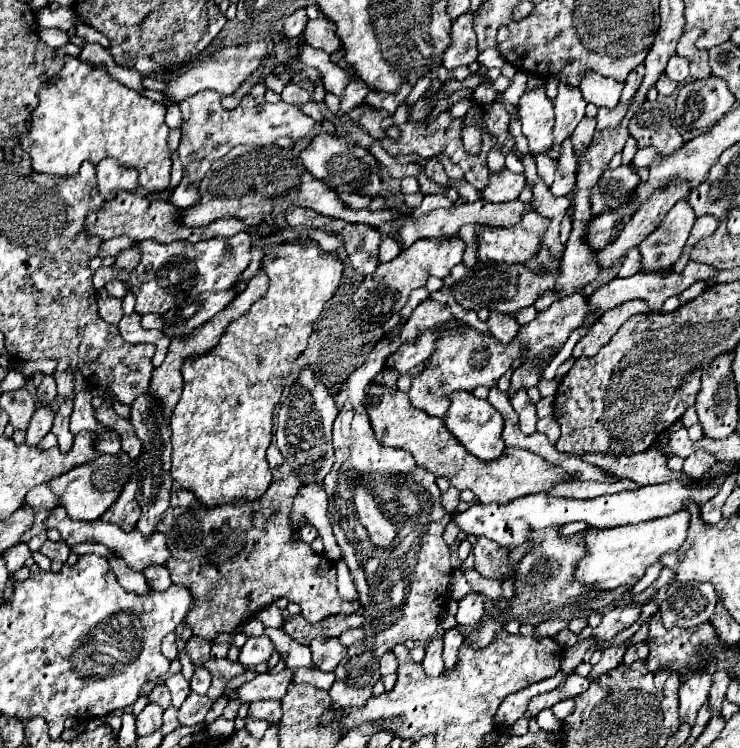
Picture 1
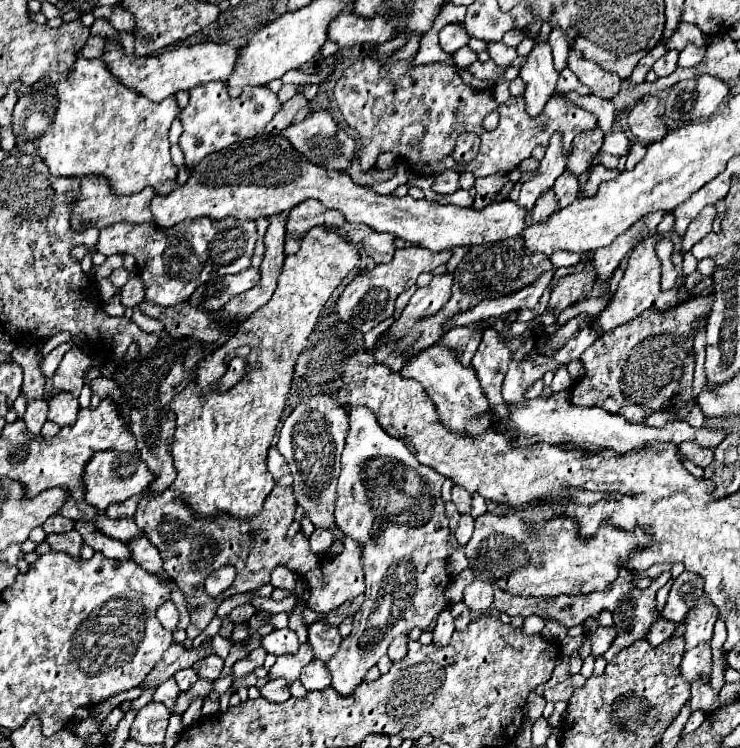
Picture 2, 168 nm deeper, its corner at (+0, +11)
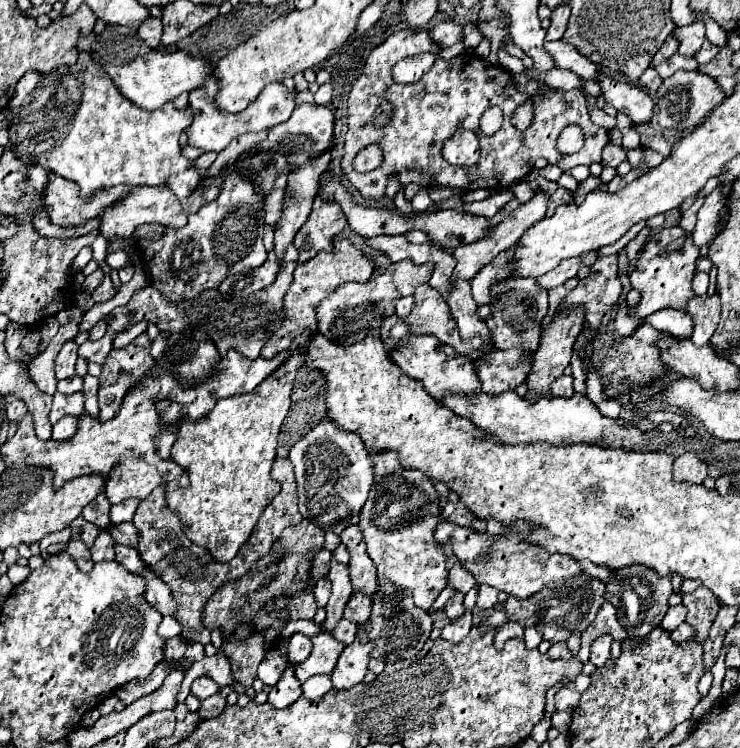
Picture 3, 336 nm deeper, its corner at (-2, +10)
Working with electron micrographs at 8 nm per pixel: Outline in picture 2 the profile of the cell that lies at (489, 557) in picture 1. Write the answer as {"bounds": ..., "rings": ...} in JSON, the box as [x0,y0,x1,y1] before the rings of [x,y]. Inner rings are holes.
{"bounds":[466,513,652,597],"rings":[[[484,513],[476,517],[474,535],[466,545],[466,557],[474,577],[480,581],[498,583],[504,591],[514,595],[556,597],[562,593],[592,593],[608,587],[618,577],[624,561],[628,561],[634,551],[650,545],[652,535],[640,525],[636,525],[634,531],[626,531],[604,521],[592,537],[582,537],[578,521],[570,517],[522,523],[518,517],[492,517]]]}

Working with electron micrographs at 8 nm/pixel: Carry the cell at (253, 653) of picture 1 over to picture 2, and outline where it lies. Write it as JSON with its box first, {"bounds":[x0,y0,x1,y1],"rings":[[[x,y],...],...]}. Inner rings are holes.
{"bounds":[262,629,298,655],"rings":[[[274,629],[268,635],[262,637],[262,649],[266,649],[268,653],[274,655],[284,655],[284,653],[292,653],[298,649],[298,637],[292,629]]]}

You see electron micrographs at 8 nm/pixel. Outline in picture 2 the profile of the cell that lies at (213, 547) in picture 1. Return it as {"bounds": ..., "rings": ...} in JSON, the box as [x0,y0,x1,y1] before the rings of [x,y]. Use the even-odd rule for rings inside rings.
{"bounds":[136,447,364,639],"rings":[[[270,447],[270,471],[274,475],[274,489],[264,501],[262,513],[252,519],[236,519],[224,513],[210,515],[210,517],[196,517],[192,509],[182,503],[179,493],[170,488],[154,497],[150,491],[144,491],[142,503],[136,513],[136,523],[148,535],[150,543],[160,551],[164,561],[164,571],[176,581],[180,591],[186,597],[190,625],[186,629],[188,639],[198,637],[208,623],[216,617],[218,605],[236,593],[254,591],[266,583],[270,583],[270,573],[274,567],[284,565],[294,571],[298,577],[304,579],[310,597],[306,607],[318,613],[328,613],[340,607],[344,601],[350,601],[364,593],[364,573],[360,565],[360,545],[346,537],[346,547],[340,555],[330,557],[328,553],[312,553],[308,539],[300,533],[300,541],[288,541],[286,533],[294,519],[296,499],[292,495],[292,475],[288,463],[278,453],[278,449]],[[232,565],[236,569],[236,579],[232,587],[222,591],[218,597],[208,597],[204,593],[204,579],[218,567]]]}

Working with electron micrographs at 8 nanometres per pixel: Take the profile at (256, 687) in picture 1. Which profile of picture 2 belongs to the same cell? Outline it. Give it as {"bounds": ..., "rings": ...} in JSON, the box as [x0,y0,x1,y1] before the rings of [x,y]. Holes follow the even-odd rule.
{"bounds":[266,643,314,683],"rings":[[[308,643],[300,645],[298,653],[286,653],[286,655],[278,655],[276,663],[272,665],[272,669],[268,671],[266,679],[278,679],[284,677],[288,683],[294,683],[300,677],[300,671],[304,665],[308,665],[314,659],[312,655],[312,647]]]}

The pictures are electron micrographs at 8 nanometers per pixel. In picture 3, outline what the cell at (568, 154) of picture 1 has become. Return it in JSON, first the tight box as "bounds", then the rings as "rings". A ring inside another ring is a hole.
{"bounds":[546,188,572,216],"rings":[[[558,188],[558,190],[550,196],[550,200],[548,200],[546,216],[552,216],[554,210],[556,210],[560,204],[566,204],[566,202],[570,202],[570,200],[572,200],[572,194],[570,194],[568,190],[564,190],[564,188]]]}

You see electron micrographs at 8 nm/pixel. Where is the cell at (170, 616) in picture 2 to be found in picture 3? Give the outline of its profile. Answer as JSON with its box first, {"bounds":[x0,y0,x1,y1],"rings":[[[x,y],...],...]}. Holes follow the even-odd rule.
{"bounds":[140,572,176,616],"rings":[[[142,572],[140,576],[146,580],[146,602],[152,604],[162,616],[172,616],[176,602],[170,598],[170,588],[150,572]]]}

